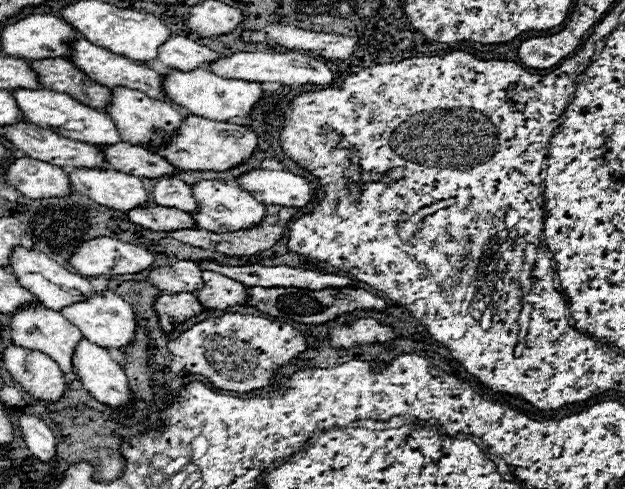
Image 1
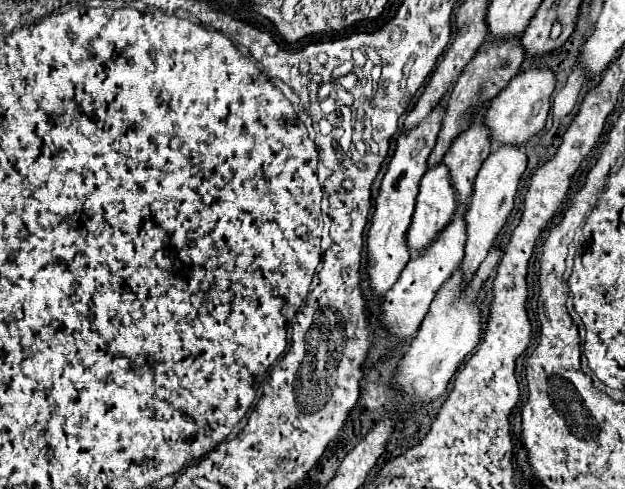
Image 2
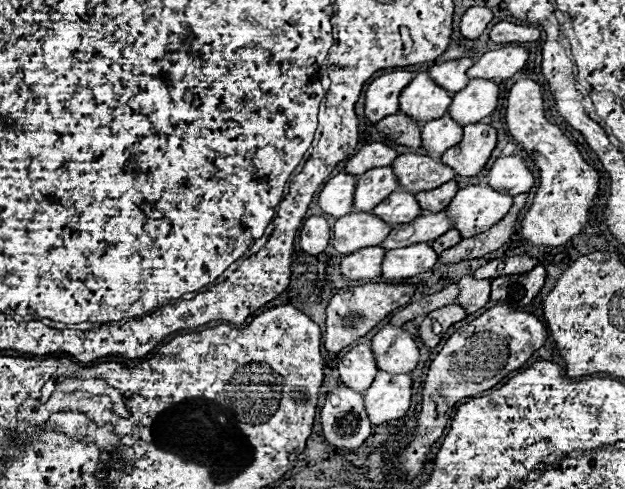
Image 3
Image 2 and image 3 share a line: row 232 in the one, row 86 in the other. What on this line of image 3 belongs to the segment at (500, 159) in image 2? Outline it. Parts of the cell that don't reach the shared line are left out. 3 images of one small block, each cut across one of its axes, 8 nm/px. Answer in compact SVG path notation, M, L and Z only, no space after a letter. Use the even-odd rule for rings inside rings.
M474 78L468 82L464 90L452 96L448 112L460 126L468 126L490 116L496 104L498 104L498 84L494 84L492 80Z

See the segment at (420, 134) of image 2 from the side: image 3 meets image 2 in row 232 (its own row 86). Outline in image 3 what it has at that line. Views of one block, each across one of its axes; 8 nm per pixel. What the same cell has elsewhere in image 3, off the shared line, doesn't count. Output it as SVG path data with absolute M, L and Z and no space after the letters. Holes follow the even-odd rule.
M390 72L376 78L366 90L364 114L374 124L384 116L398 112L398 96L410 84L412 72Z

